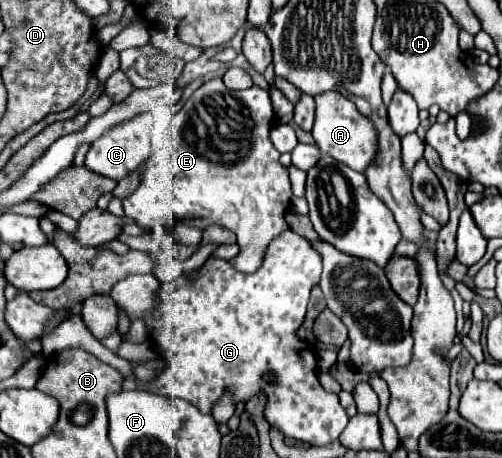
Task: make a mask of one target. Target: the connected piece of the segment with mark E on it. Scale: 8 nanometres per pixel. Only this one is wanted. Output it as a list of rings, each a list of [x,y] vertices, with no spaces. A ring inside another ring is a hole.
[[[214,78],[214,80],[206,82],[206,84],[202,84],[202,86],[190,96],[190,100],[184,104],[184,108],[174,114],[174,120],[170,122],[170,128],[168,128],[170,134],[166,136],[164,146],[154,148],[154,152],[152,152],[150,158],[146,160],[144,170],[142,170],[142,182],[140,182],[140,186],[136,188],[136,192],[134,192],[132,196],[128,196],[126,200],[122,200],[124,214],[130,216],[130,218],[134,218],[136,224],[142,226],[146,232],[156,232],[156,230],[162,230],[162,228],[170,228],[176,220],[188,220],[190,216],[192,216],[192,224],[194,224],[196,228],[200,228],[200,230],[204,230],[204,228],[210,226],[210,224],[222,226],[222,228],[226,228],[226,230],[232,230],[232,232],[238,236],[240,254],[238,254],[236,258],[229,260],[230,264],[241,272],[254,272],[254,270],[260,266],[260,262],[262,262],[262,258],[264,258],[264,250],[266,250],[266,246],[270,244],[270,240],[276,238],[278,234],[282,234],[284,230],[288,230],[288,226],[286,226],[286,222],[284,222],[284,210],[288,208],[290,198],[292,198],[290,180],[288,180],[288,170],[280,164],[280,154],[274,150],[274,146],[270,144],[270,138],[268,138],[268,132],[270,132],[272,124],[274,124],[274,108],[272,108],[272,102],[270,102],[268,92],[264,92],[262,88],[252,86],[252,88],[246,88],[246,90],[230,90],[230,88],[224,86],[224,82],[222,82],[220,78]],[[210,124],[216,126],[216,130],[214,130],[212,136],[208,134],[208,126],[210,126]]]

